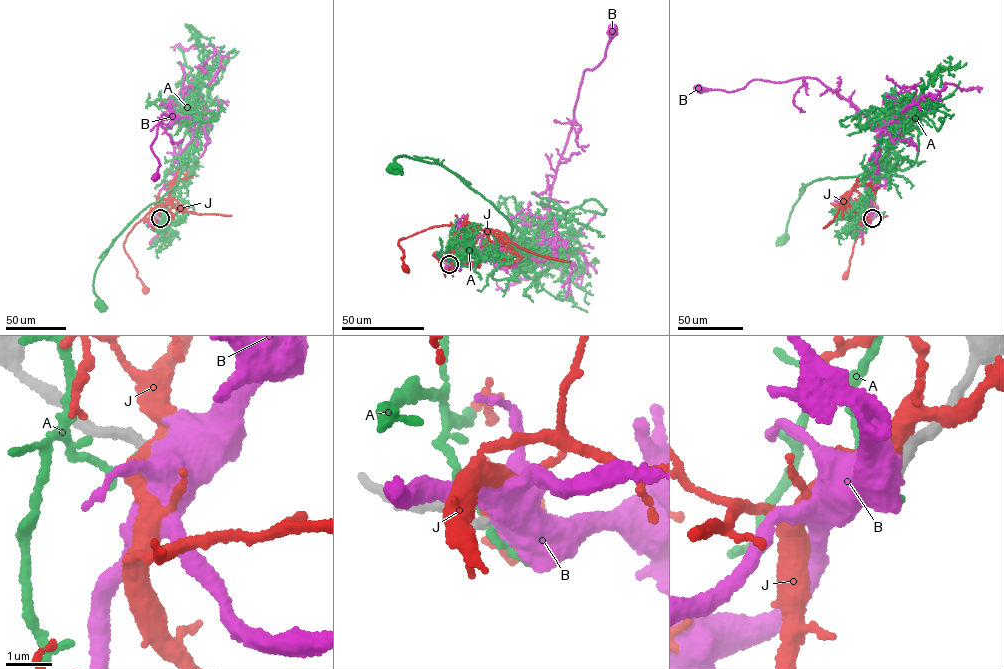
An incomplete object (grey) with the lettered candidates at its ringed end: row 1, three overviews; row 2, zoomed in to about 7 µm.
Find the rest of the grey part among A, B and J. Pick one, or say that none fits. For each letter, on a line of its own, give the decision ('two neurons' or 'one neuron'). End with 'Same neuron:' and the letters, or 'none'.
A: two neurons
B: two neurons
J: two neurons
Same neuron: none

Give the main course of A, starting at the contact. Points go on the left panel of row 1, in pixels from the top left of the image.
A: (160, 218), (157, 202), (168, 203), (181, 163), (176, 184), (129, 223), (100, 262), (93, 283), (97, 304)

